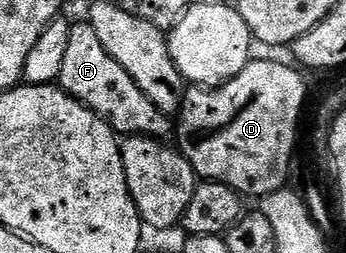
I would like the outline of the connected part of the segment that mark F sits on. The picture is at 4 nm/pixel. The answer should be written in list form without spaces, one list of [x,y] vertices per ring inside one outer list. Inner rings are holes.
[[[87,21],[72,23],[70,46],[66,48],[66,58],[62,61],[58,86],[90,108],[99,119],[110,124],[117,136],[149,135],[151,139],[164,141],[173,134],[173,120],[163,115],[154,101],[150,101],[150,97],[146,97],[146,93],[134,85],[134,77],[130,77],[130,73],[126,73],[126,69],[122,69],[122,65],[118,65],[110,53],[106,53],[98,33],[94,33],[92,24]]]

